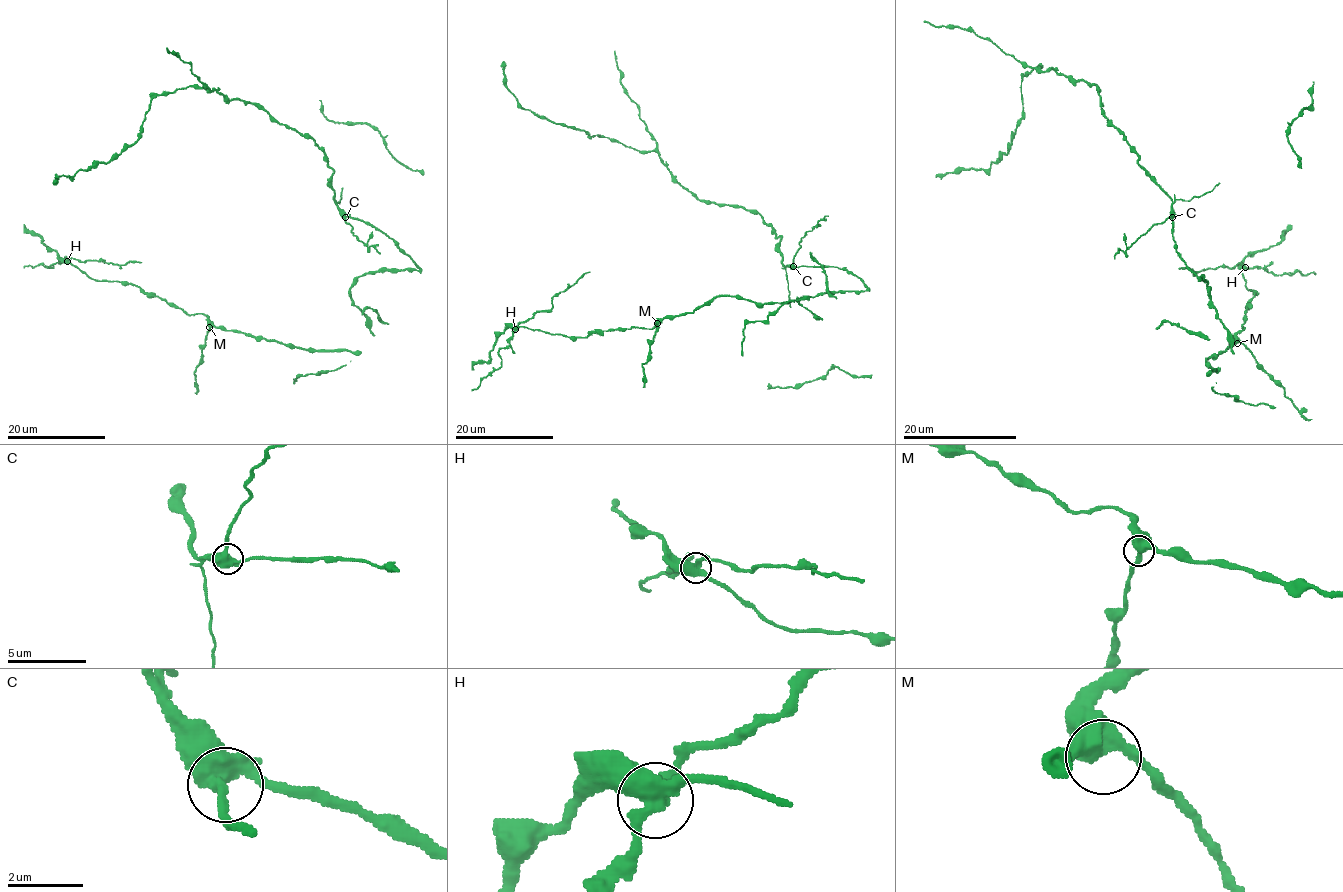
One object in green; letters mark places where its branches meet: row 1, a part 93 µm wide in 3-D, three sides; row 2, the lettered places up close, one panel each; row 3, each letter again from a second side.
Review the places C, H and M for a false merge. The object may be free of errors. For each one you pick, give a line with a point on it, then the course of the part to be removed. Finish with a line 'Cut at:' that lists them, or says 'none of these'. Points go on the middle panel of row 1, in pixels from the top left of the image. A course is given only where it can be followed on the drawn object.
H: place (515, 329); course (515, 329), (537, 312), (548, 312), (554, 296), (590, 271)
Cut at: H

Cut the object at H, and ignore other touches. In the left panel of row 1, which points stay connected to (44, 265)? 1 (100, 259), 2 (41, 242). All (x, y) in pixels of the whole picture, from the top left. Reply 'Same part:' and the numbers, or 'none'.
Same part: 1

